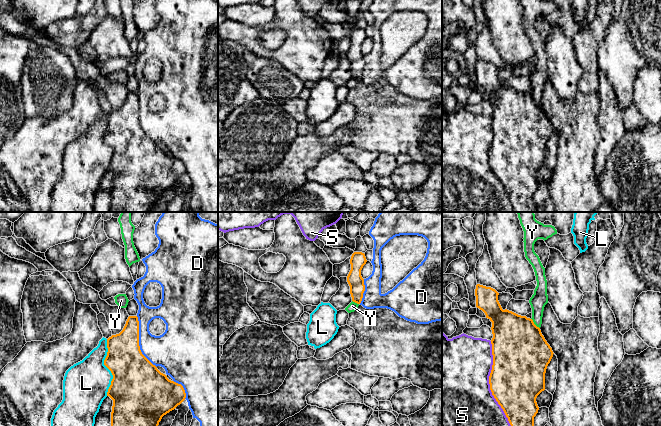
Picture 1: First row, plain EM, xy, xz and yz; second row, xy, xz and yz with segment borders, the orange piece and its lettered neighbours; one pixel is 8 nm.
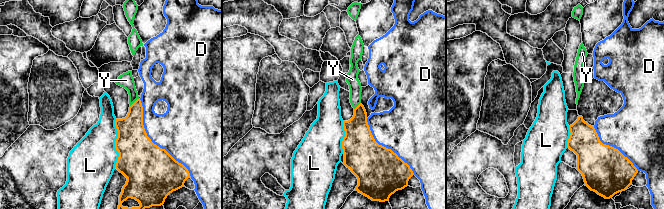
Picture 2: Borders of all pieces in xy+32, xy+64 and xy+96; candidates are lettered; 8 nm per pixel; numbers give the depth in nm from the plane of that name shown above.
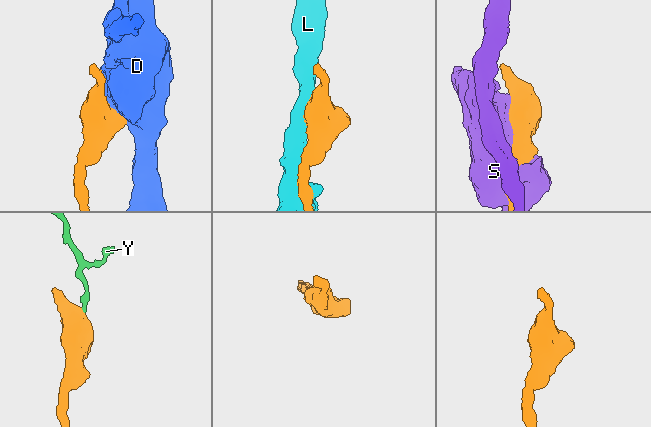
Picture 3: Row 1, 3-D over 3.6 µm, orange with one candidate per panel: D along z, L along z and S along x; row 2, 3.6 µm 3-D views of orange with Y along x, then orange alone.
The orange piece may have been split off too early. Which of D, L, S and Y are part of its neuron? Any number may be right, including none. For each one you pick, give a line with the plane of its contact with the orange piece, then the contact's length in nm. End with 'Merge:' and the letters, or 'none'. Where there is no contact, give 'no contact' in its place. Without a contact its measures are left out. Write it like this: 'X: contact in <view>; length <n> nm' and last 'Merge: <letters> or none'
Merge: none

